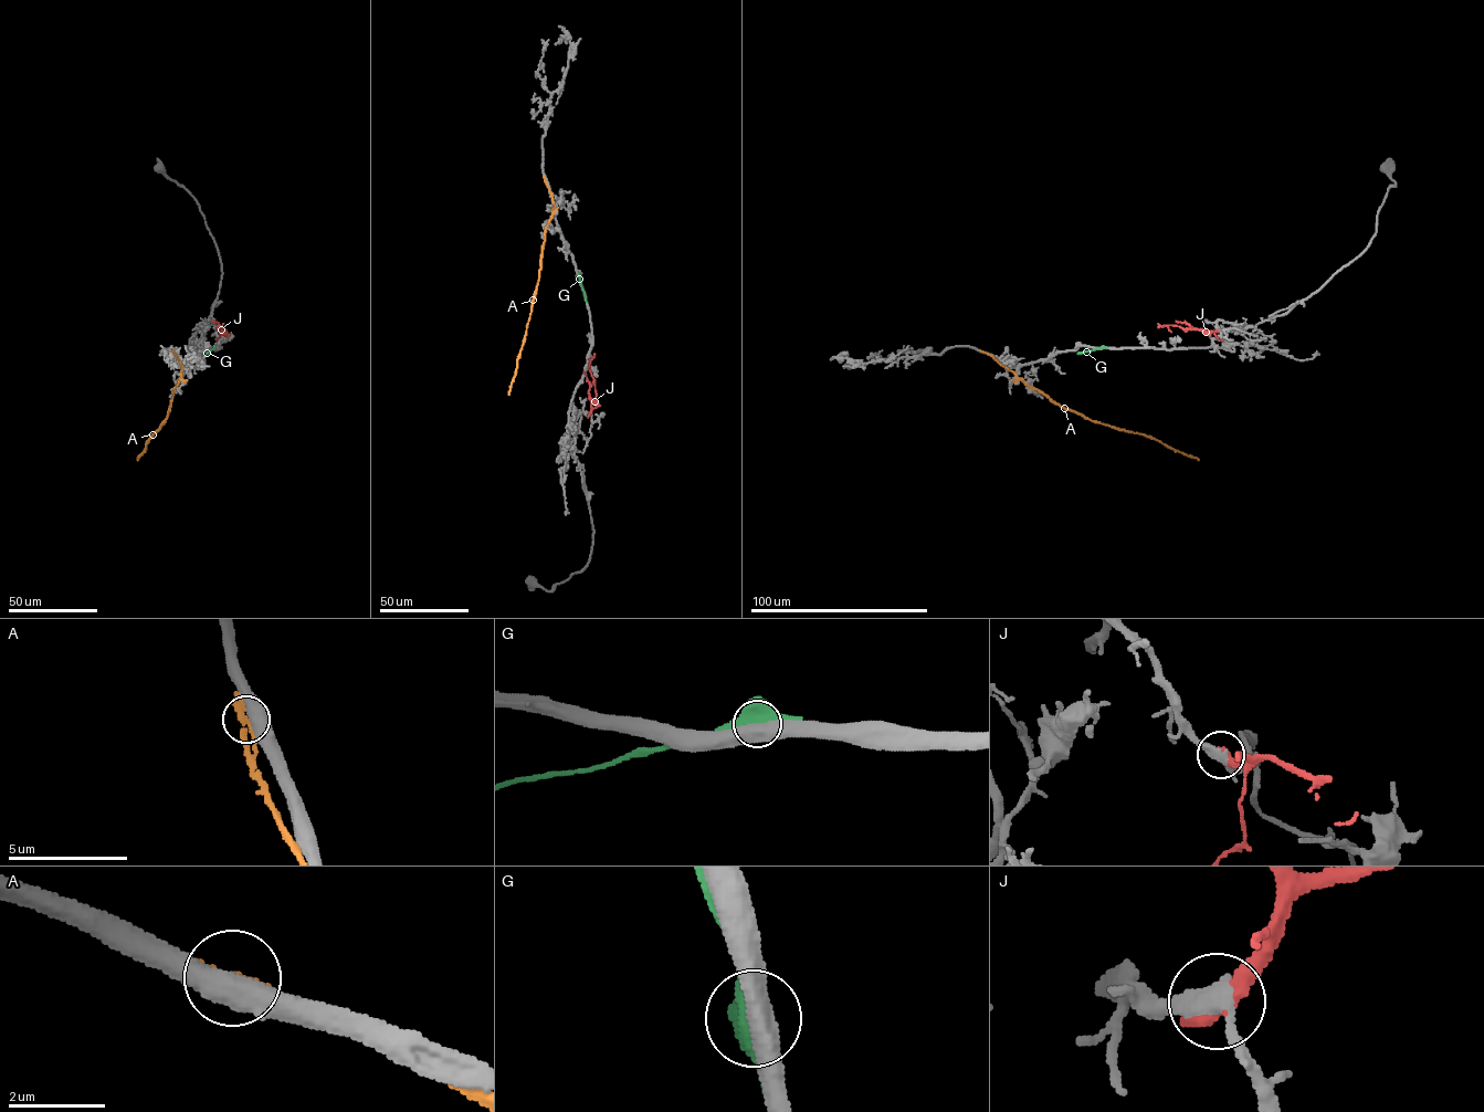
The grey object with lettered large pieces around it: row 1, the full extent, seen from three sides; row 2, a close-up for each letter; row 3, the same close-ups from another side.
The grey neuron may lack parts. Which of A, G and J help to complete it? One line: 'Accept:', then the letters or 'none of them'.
Accept: J

